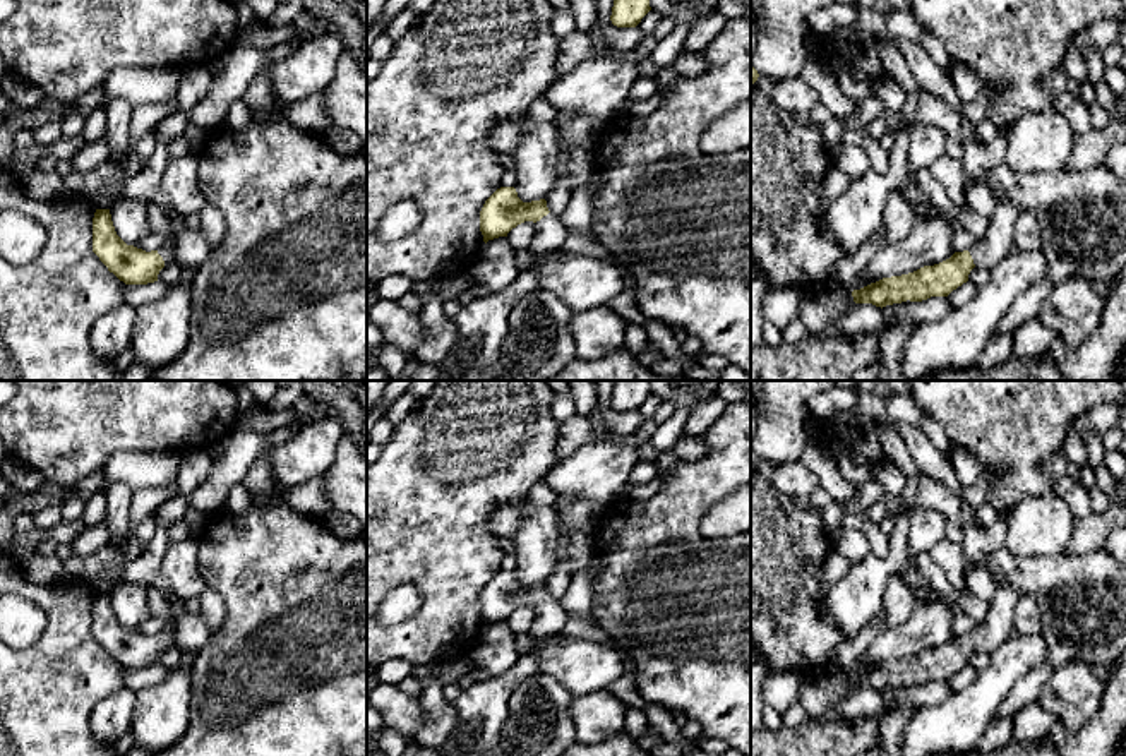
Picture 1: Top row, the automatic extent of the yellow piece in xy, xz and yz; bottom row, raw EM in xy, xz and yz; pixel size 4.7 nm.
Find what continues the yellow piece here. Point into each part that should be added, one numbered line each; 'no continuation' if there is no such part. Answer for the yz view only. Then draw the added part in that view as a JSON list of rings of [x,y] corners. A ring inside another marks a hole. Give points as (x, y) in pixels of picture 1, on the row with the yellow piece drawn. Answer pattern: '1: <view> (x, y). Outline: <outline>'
1: yz (996, 244). Outline: [[[997,202],[987,233],[968,249],[975,267],[992,269],[1016,247],[1013,243],[1013,226],[1021,207],[1015,202]]]

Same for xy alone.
1: xy (167, 251). Outline: [[[168,238],[165,245],[158,249],[158,254],[163,257],[165,264],[175,261],[175,245],[171,238]]]

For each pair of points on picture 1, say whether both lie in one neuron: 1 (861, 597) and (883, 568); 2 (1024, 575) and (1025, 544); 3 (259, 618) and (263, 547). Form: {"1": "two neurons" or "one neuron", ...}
{"1": "one neuron", "2": "two neurons", "3": "one neuron"}

